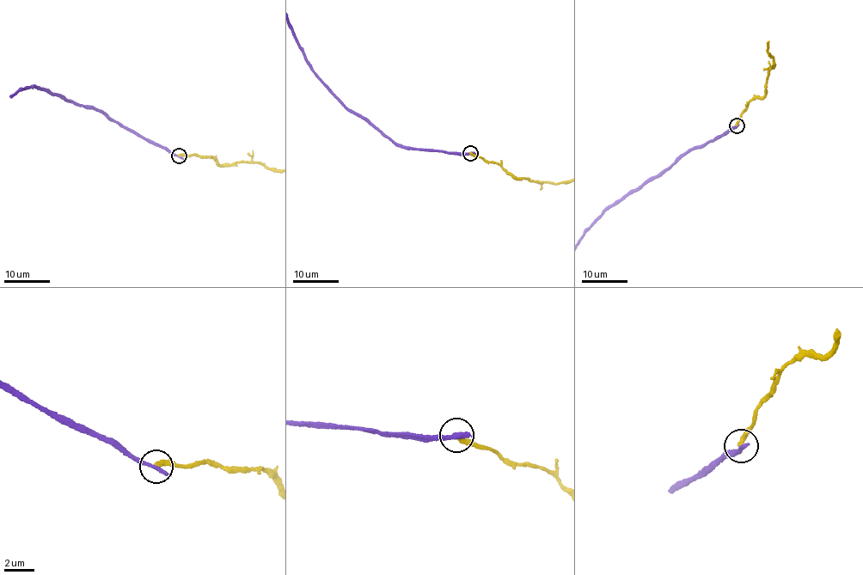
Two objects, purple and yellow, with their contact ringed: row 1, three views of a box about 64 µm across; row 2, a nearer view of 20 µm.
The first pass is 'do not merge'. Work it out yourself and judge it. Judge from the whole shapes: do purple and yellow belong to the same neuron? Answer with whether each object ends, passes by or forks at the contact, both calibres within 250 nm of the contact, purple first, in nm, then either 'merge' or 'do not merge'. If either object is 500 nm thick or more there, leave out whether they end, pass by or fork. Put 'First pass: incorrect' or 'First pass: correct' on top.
First pass: correct
purple ends there; yellow ends there; 360 nm thick on the purple side, 320 nm on the other; do not merge

